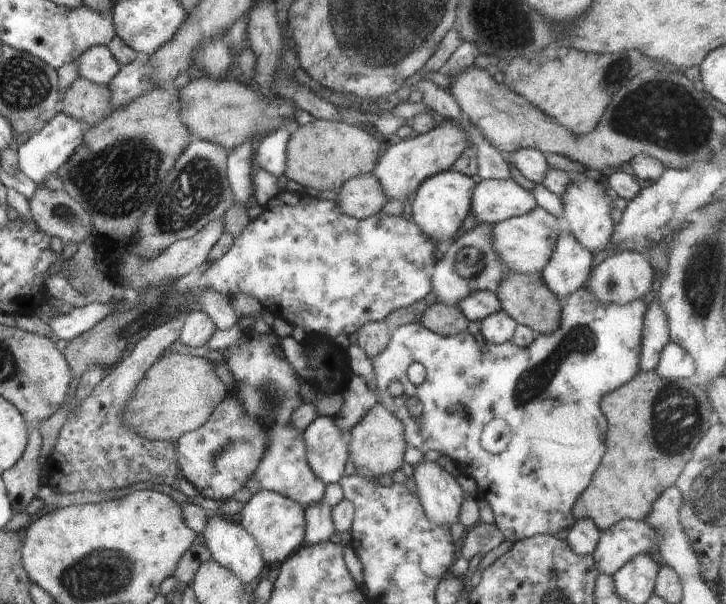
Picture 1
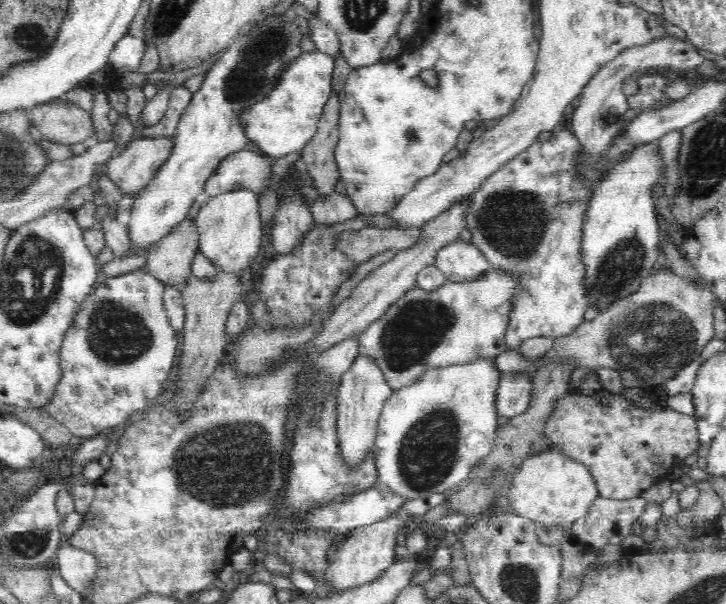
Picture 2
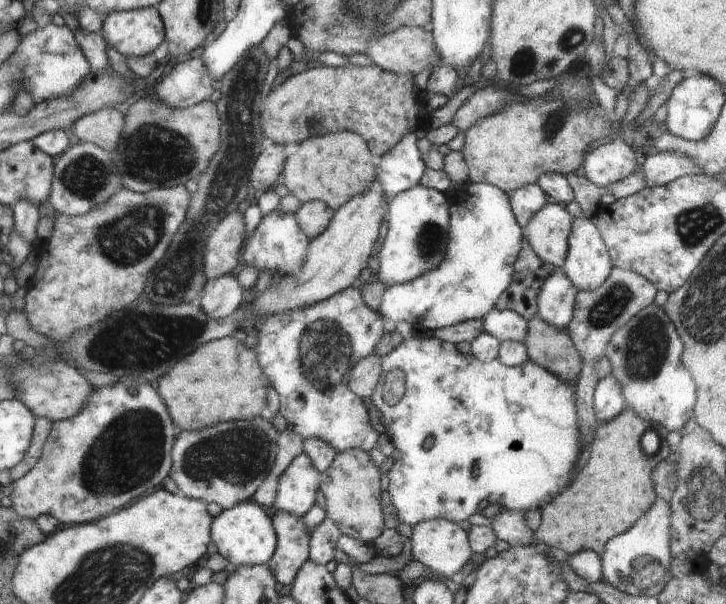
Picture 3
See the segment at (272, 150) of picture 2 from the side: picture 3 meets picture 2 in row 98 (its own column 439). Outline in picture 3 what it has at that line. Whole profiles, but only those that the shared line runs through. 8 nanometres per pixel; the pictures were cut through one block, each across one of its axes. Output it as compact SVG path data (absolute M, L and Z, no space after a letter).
M470 183L449 208L448 248L436 270L386 289L377 313L395 324L406 321L420 336L423 330L442 330L470 319L483 319L514 276L514 262L522 248L523 230L518 226L509 194L487 183Z

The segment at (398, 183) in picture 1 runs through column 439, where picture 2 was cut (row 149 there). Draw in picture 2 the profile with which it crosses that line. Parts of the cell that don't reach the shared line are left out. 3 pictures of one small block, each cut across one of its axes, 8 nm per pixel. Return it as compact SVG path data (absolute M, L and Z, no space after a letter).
M137 135L124 152L106 164L106 176L123 194L136 196L164 165L174 148L172 137L142 137Z

